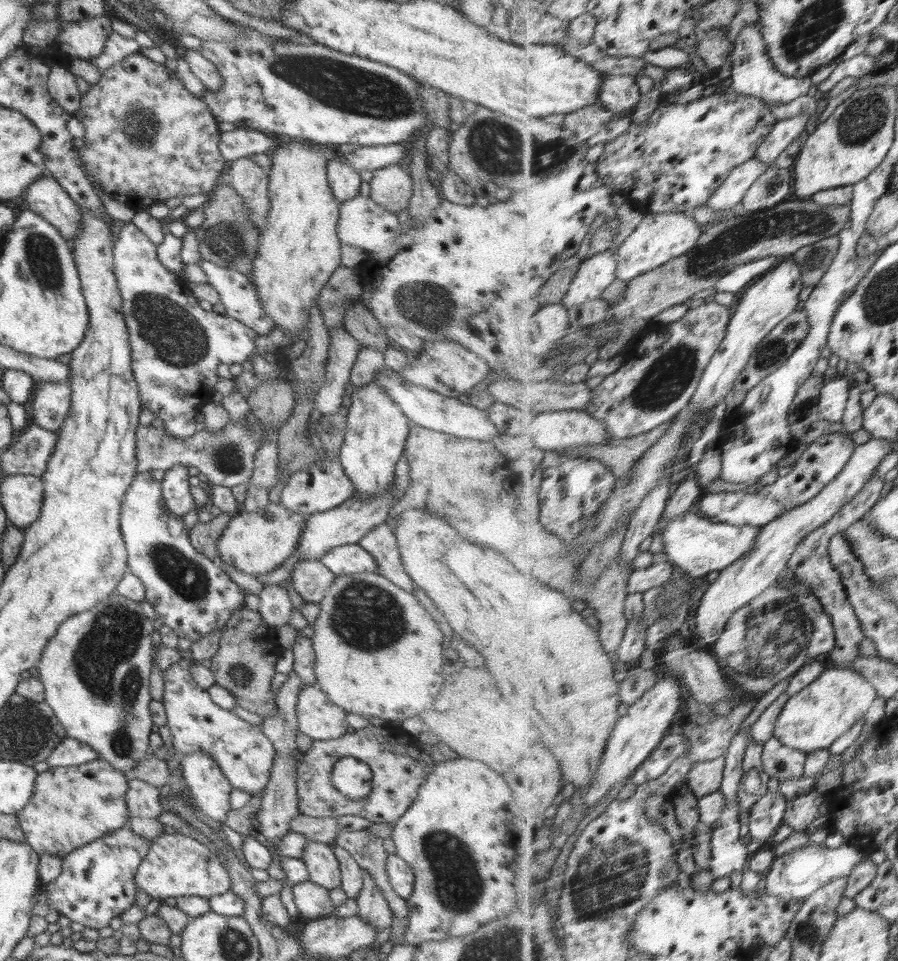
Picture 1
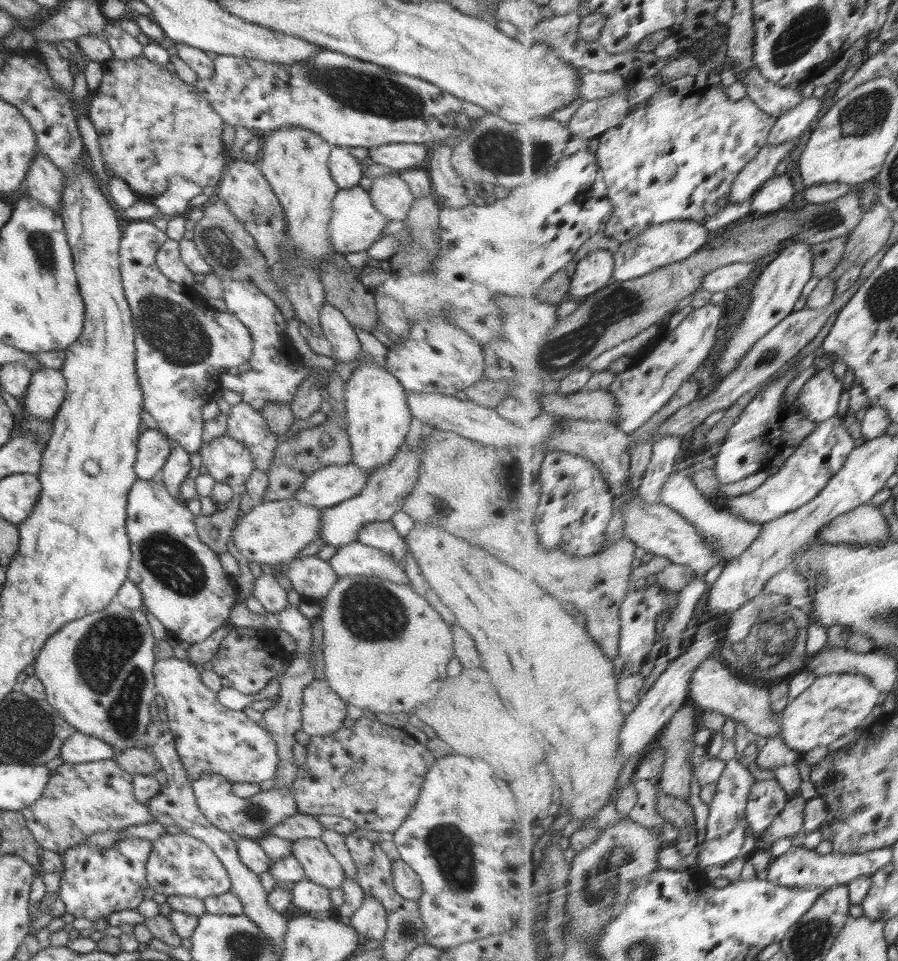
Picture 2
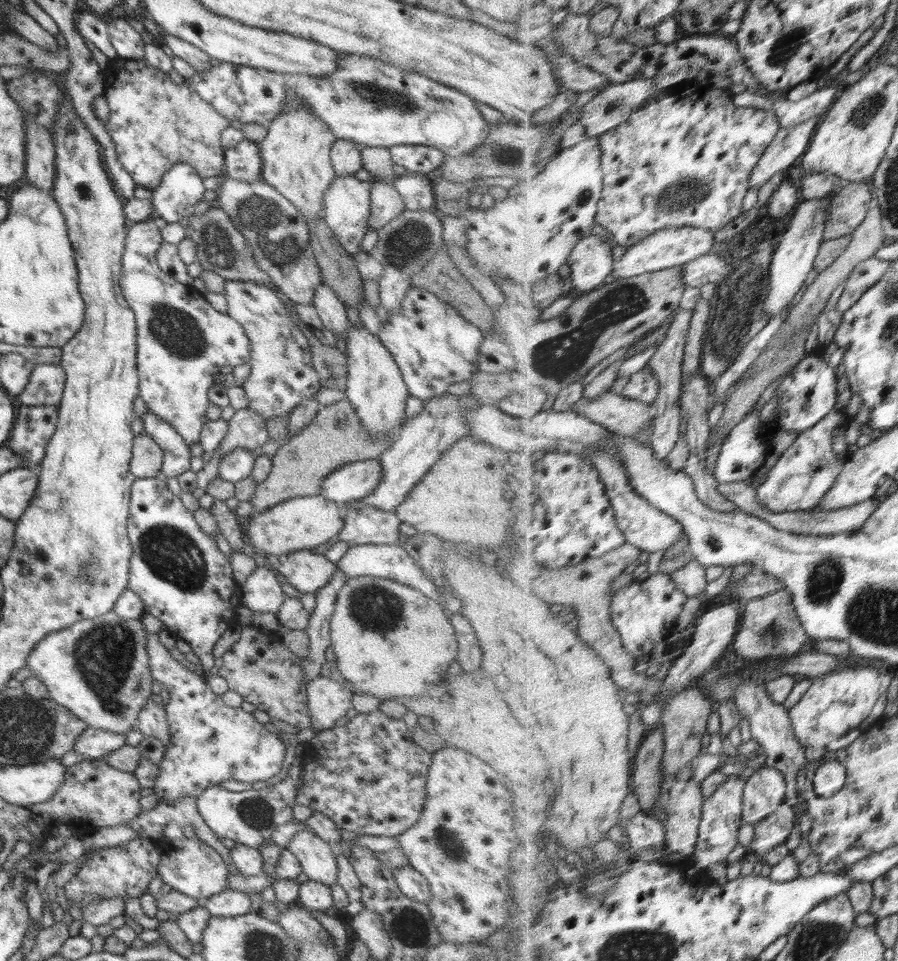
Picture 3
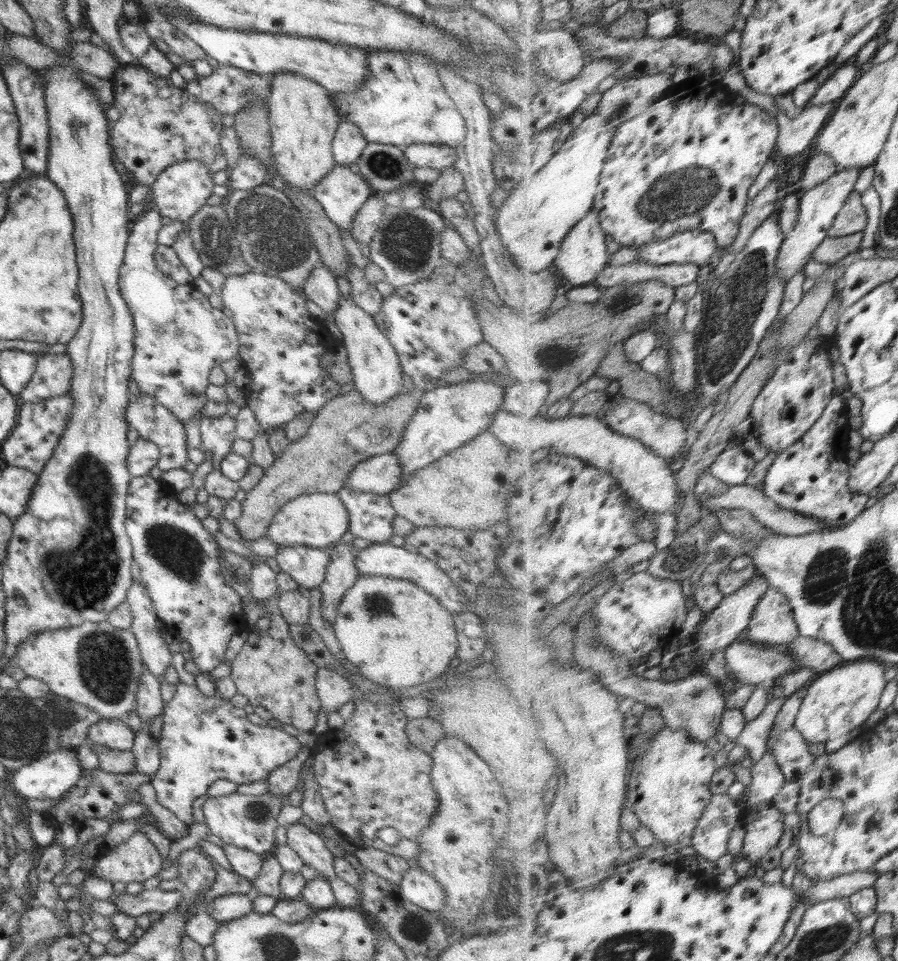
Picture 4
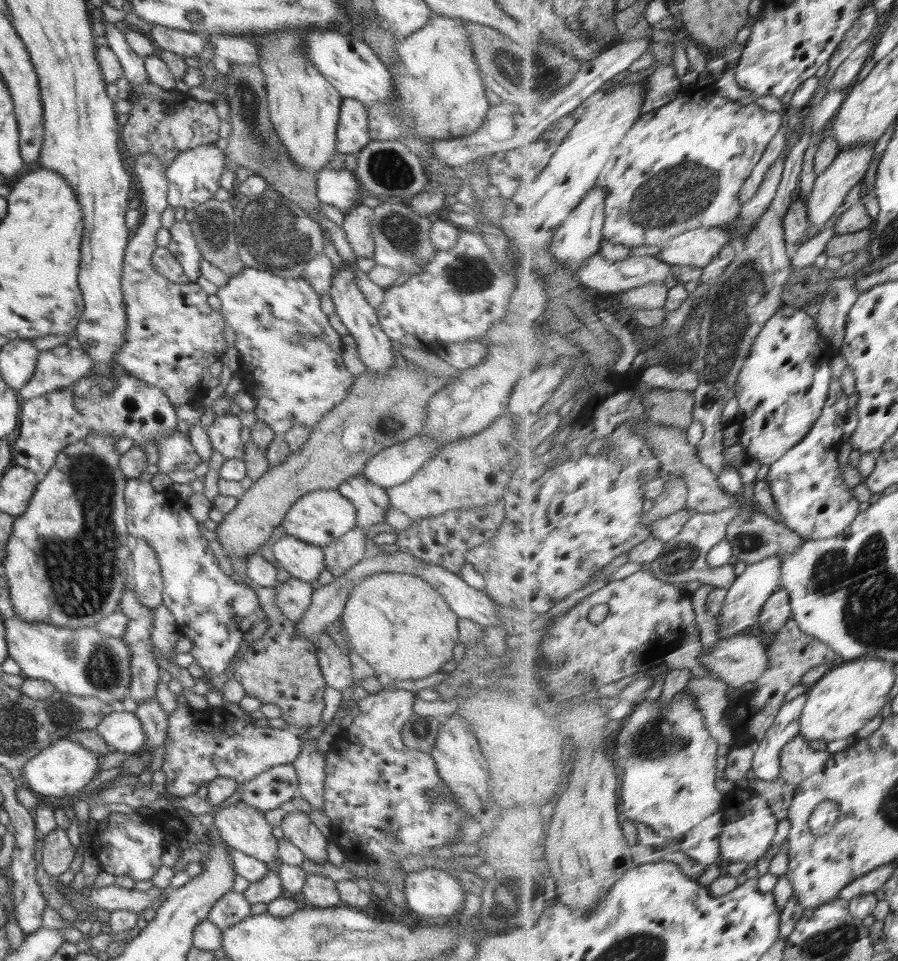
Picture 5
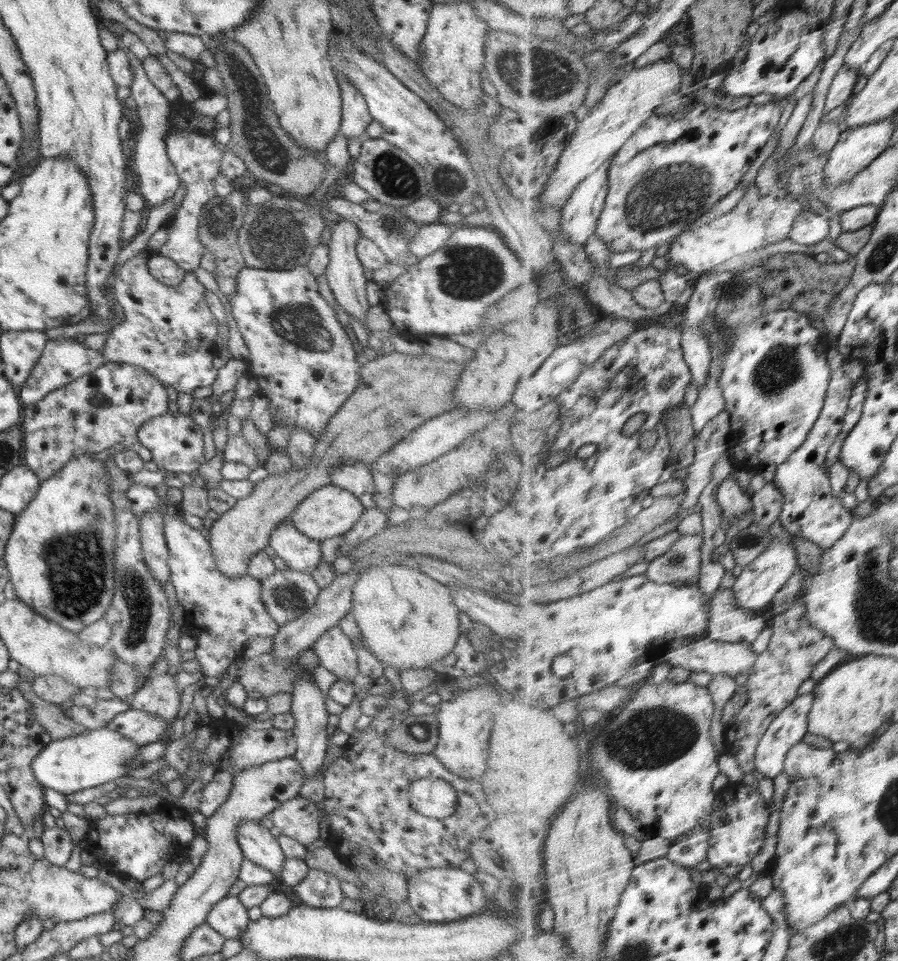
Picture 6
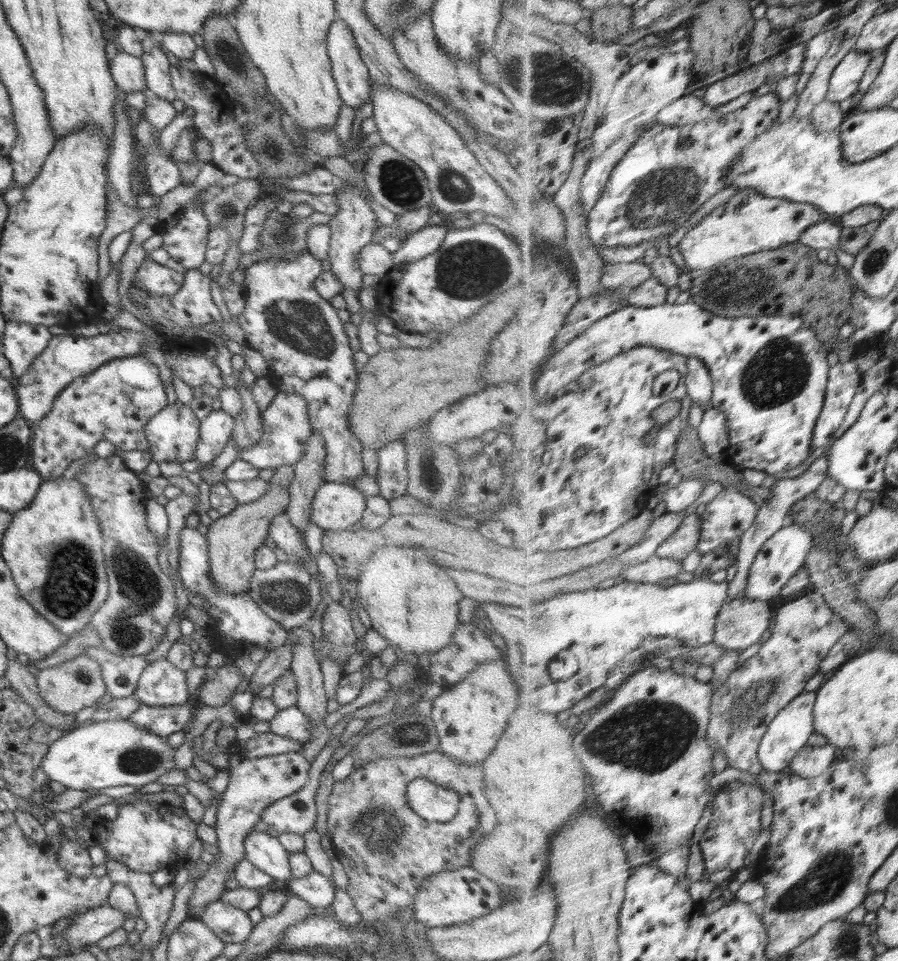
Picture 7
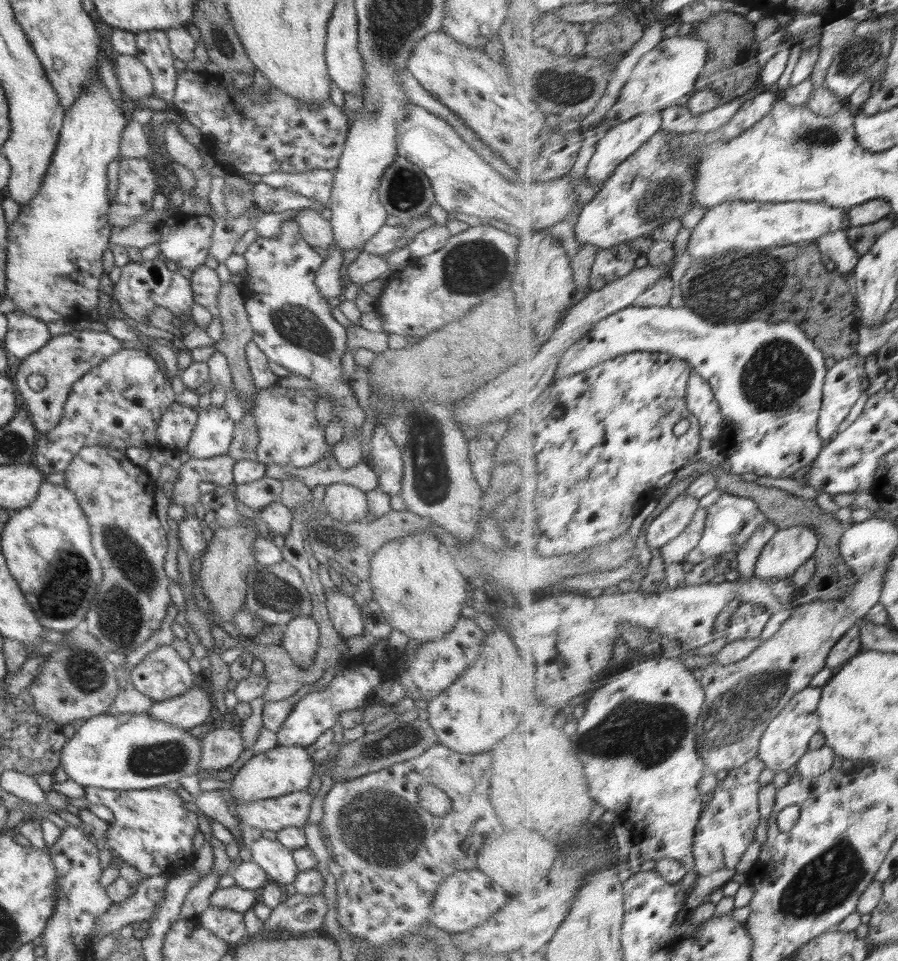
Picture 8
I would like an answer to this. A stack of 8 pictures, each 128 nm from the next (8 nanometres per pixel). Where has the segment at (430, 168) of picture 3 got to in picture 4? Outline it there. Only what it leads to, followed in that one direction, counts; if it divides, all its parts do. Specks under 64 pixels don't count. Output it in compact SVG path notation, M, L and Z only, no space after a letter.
M410 144L402 149L406 160L418 168L428 166L444 171L456 163L456 150L444 144Z

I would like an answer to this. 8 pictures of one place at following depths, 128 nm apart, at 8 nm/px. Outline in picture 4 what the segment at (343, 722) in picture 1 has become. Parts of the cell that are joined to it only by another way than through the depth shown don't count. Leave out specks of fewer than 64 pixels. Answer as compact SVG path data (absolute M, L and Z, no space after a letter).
M317 668L316 690L321 700L321 708L328 716L343 704L354 700L350 681L343 678L333 668Z

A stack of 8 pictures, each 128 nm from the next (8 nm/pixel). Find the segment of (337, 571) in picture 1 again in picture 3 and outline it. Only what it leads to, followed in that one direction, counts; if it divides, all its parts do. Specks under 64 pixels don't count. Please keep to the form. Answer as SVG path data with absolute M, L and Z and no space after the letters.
M350 544L348 551L337 562L336 568L348 578L358 576L373 576L398 581L400 584L408 585L418 592L423 593L427 598L442 603L440 592L436 584L432 582L422 570L419 564L400 545L387 544Z

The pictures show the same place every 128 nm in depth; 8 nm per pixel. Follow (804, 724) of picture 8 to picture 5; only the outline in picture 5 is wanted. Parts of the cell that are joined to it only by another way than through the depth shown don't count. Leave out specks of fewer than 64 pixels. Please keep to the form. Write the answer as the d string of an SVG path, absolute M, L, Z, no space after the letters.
M806 693L796 700L789 699L781 708L772 729L755 754L753 770L760 779L773 781L781 777L783 769L781 765L782 753L793 739L801 735L801 718L808 701L809 693Z

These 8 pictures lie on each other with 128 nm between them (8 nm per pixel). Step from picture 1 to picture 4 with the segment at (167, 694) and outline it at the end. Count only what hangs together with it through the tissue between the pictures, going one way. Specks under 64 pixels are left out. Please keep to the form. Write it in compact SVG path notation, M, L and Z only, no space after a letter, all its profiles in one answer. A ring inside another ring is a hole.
M133 579L132 588L128 590L125 602L132 612L131 630L148 672L156 678L165 674L173 677L171 664L173 654L162 638L163 630L158 628L159 618L154 611L154 604L138 579ZM177 683L177 691L163 708L162 734L157 742L160 753L160 766L151 783L156 789L157 801L171 810L182 822L193 822L192 802L206 794L210 785L218 779L229 780L236 784L250 784L265 780L270 772L290 762L299 753L301 745L294 736L284 732L274 722L267 726L252 724L244 709L234 706L229 699L217 693L214 697L202 695L196 685Z

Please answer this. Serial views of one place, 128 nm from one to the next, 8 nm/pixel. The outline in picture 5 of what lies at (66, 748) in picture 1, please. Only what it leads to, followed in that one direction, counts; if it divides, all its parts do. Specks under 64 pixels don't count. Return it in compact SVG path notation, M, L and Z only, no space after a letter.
M120 708L105 716L98 724L96 732L113 750L129 754L140 752L146 741L146 734L136 713Z

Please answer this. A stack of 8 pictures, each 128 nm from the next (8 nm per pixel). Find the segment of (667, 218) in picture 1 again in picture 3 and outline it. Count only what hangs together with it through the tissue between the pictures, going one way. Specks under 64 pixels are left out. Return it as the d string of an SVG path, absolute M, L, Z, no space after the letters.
M698 226L660 230L640 244L628 248L622 259L616 262L613 274L618 280L646 275L649 272L664 271L668 268L682 267L702 256L711 254L712 248L714 248L714 233L713 230Z

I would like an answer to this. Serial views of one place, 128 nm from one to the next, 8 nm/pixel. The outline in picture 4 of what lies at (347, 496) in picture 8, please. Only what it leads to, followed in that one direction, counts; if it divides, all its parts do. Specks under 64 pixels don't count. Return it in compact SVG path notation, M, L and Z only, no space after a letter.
M316 492L298 495L280 507L267 530L266 538L277 544L302 545L310 548L327 549L331 544L348 538L349 512L337 493Z

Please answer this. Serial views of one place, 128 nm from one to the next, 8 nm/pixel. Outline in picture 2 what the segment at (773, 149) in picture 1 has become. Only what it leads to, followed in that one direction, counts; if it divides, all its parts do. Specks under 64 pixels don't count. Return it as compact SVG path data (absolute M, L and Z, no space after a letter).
M804 98L795 108L784 113L772 130L768 146L795 142L812 126L824 108L824 98Z

